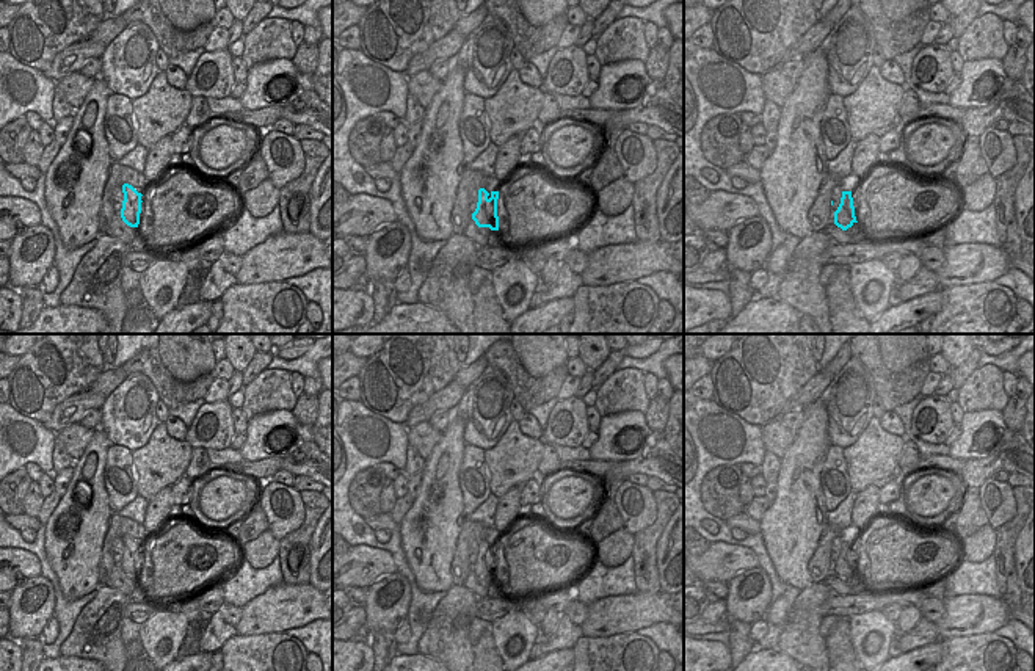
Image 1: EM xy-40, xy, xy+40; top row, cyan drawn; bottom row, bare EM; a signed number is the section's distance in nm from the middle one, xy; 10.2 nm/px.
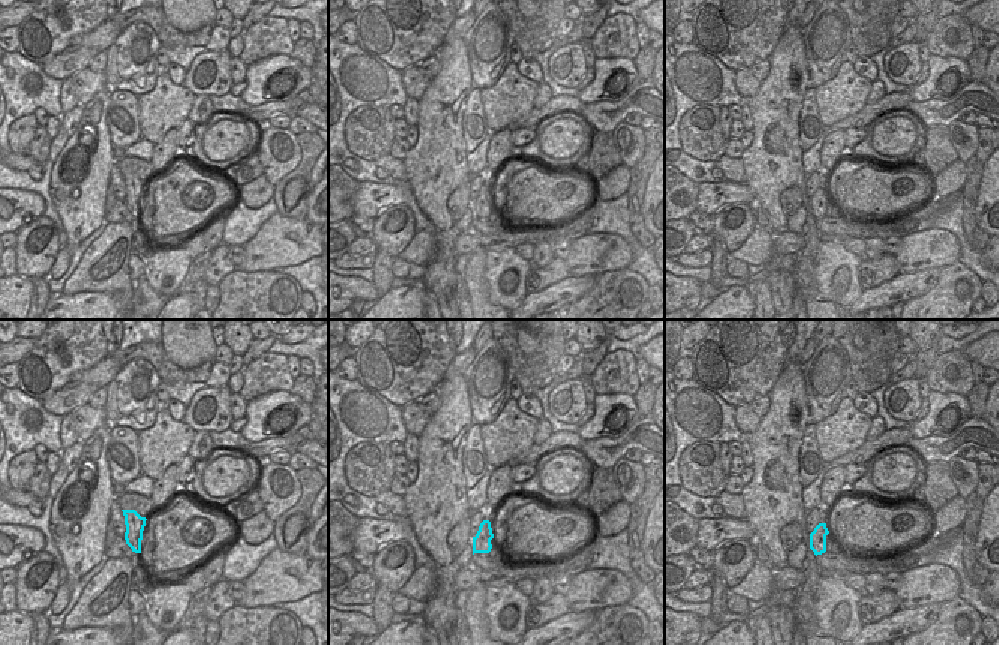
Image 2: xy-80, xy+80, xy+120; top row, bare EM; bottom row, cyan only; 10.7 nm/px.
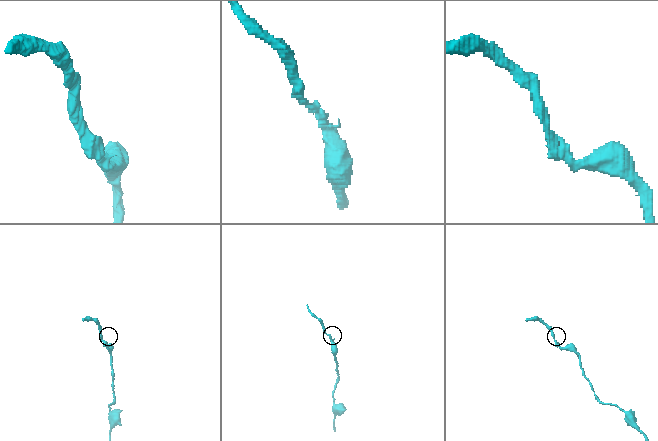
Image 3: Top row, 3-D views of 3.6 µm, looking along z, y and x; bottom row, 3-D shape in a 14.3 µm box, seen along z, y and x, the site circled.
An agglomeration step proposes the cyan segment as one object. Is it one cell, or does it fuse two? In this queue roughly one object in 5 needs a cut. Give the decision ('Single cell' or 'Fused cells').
Single cell.

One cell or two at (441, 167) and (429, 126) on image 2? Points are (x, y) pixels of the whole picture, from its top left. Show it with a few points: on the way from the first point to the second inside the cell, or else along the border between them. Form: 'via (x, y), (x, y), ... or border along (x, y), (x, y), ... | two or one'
via (440, 156), (440, 137) | one

